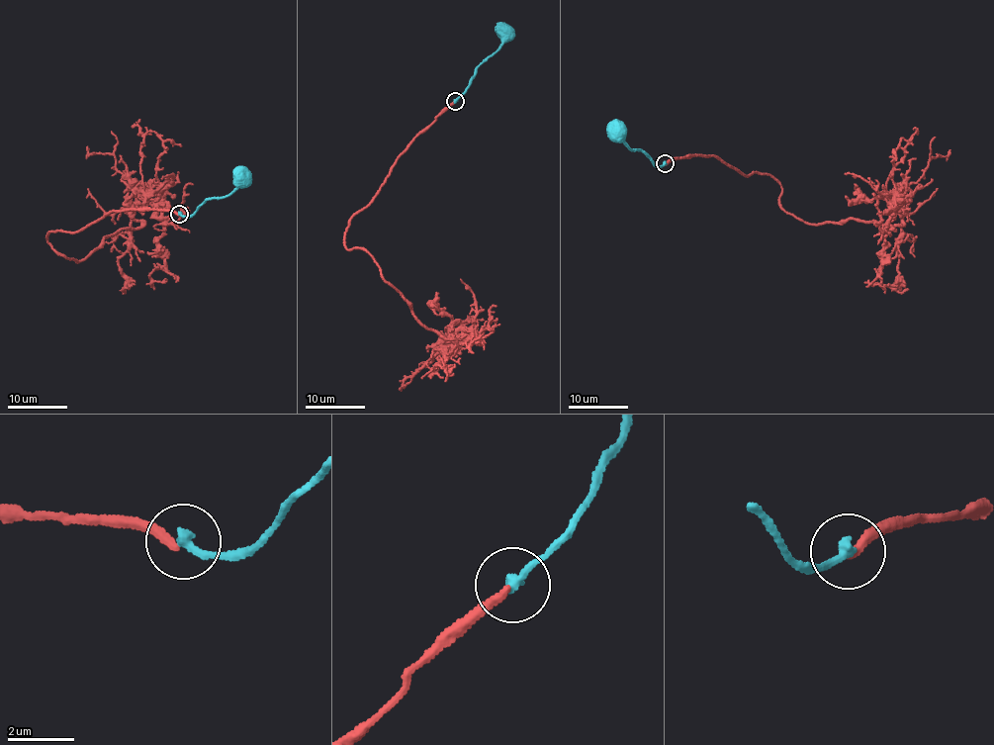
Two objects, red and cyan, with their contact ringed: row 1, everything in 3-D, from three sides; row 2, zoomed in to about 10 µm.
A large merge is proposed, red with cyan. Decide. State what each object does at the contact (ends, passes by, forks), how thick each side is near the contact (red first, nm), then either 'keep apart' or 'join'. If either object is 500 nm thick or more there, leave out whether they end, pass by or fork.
red ends | cyan ends | 280/320 nm | keep apart

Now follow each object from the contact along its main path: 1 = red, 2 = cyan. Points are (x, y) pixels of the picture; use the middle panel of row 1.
1: (454, 102), (345, 245), (454, 339), (449, 355), (472, 333), (483, 349)
2: (455, 101), (463, 94), (477, 68), (500, 45), (506, 28)

